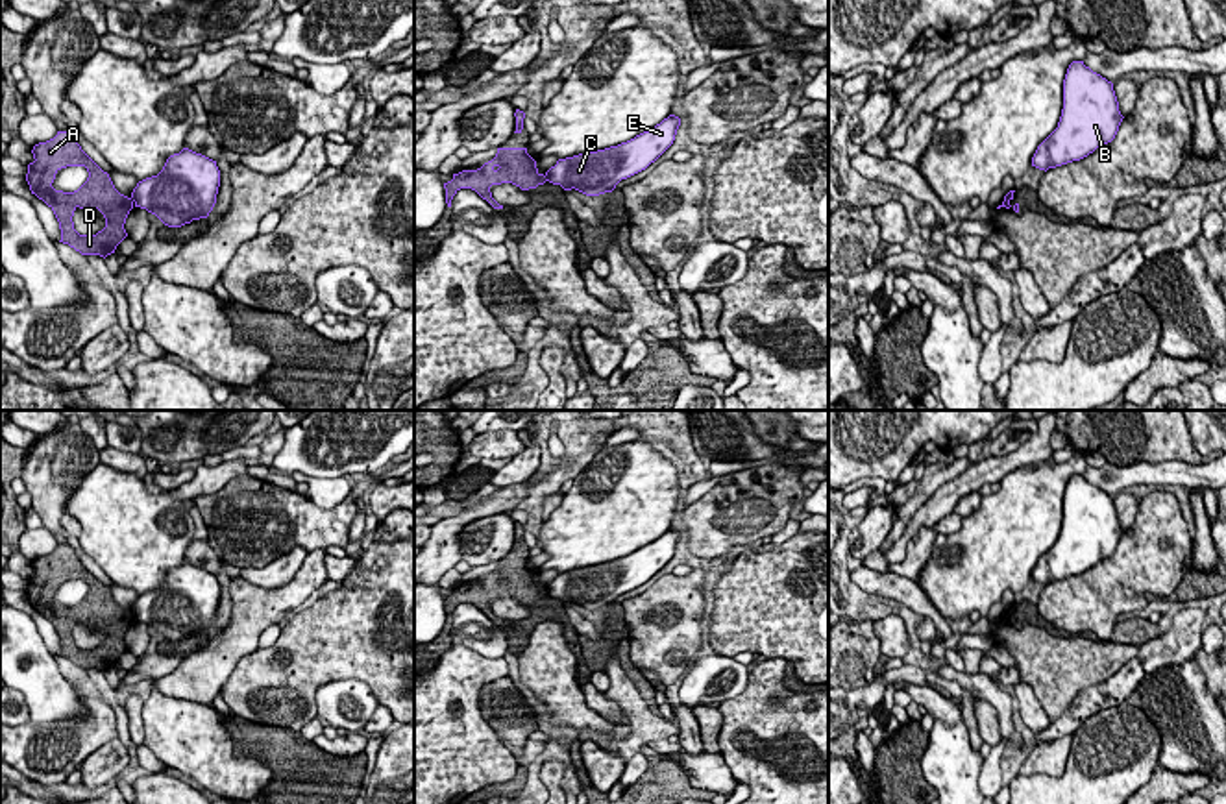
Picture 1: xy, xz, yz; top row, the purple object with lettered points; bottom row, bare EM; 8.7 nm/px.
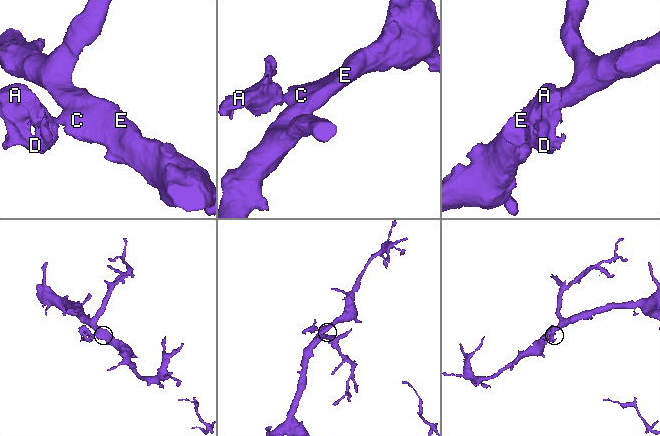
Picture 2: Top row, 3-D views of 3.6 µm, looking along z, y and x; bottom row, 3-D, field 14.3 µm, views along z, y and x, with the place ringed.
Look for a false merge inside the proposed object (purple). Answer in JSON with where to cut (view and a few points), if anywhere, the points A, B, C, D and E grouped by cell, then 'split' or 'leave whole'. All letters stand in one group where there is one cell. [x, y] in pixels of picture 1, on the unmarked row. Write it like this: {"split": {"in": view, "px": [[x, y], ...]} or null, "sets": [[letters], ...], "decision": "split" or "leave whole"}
{"split": {"in": "xz", "px": [[544, 590], [546, 594]]}, "sets": [["A", "D"], ["B", "C", "E"]], "decision": "split"}

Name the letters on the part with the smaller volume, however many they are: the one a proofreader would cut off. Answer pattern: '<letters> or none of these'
A, D

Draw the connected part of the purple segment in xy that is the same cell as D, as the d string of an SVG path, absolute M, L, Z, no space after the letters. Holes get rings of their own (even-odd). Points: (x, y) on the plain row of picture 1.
M57 545L46 556L39 556L31 564L33 577L28 579L26 595L31 608L43 614L55 628L61 643L63 658L68 658L81 669L107 671L128 651L124 638L133 623L131 612L120 608L109 588L104 586L76 556L70 545ZM67 580L85 580L87 595L74 606L55 604L52 601L55 588ZM76 623L100 625L105 641L96 649L80 649L74 643Z

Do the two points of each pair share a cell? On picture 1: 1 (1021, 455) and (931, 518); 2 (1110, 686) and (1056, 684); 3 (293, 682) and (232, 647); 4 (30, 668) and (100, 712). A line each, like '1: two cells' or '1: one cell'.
1: one cell
2: two cells
3: two cells
4: two cells

